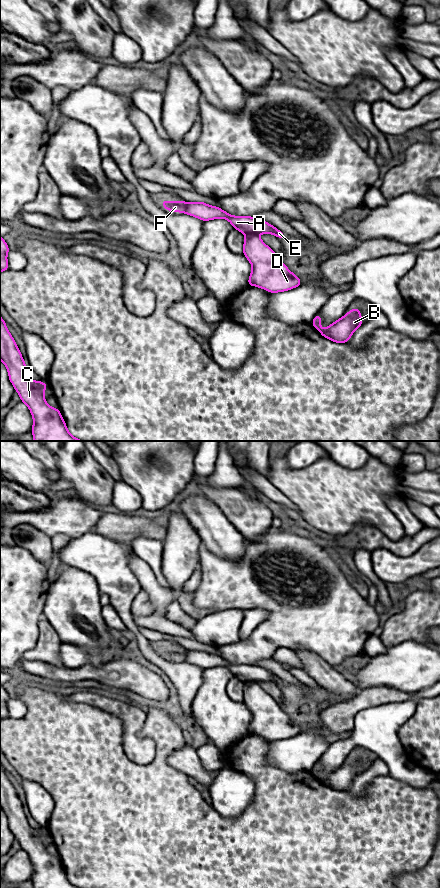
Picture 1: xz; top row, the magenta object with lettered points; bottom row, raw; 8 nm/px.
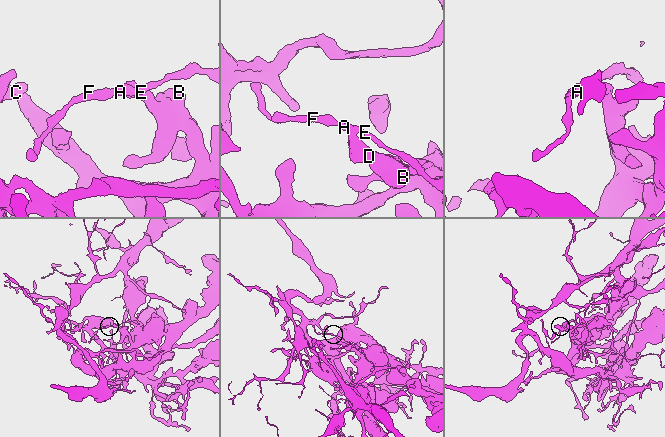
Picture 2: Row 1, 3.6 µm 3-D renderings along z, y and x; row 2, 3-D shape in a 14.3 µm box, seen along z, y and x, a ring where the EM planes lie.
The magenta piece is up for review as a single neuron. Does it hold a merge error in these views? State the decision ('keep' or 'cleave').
cleave

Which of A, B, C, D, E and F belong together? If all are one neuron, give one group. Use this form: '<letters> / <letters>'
A E F / B C D

